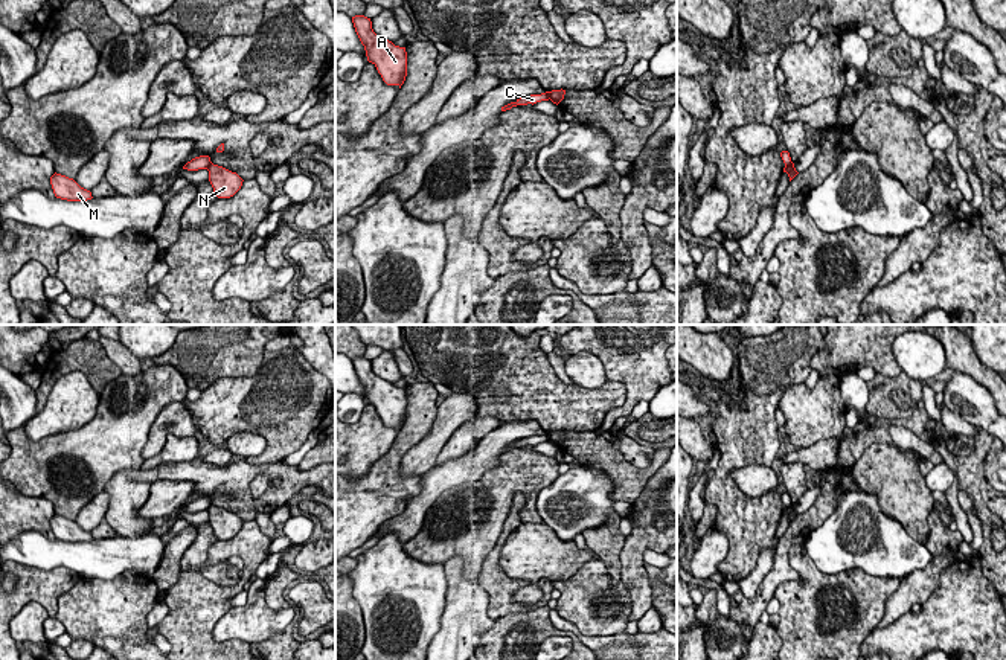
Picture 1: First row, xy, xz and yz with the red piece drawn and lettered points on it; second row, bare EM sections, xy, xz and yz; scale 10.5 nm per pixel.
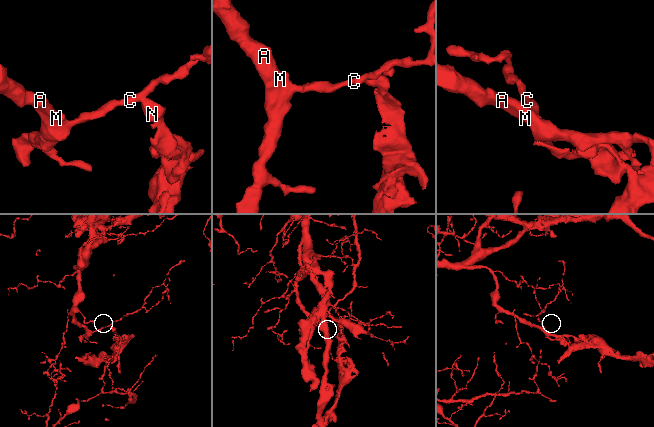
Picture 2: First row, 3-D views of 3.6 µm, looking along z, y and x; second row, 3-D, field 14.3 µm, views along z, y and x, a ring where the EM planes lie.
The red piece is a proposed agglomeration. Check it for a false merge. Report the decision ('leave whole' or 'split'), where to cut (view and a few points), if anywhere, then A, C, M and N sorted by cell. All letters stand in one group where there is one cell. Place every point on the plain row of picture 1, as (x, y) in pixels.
split | xz (549, 433), (551, 439) | A C M / N

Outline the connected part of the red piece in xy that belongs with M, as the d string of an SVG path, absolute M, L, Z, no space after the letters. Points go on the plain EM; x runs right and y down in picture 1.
M53 515L50 518L50 526L56 540L67 543L87 543L91 541L91 533L81 529L73 520L61 515Z

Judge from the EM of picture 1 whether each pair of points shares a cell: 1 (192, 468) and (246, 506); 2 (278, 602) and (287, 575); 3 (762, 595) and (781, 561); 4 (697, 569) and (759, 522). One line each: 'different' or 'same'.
1: same
2: same
3: same
4: different

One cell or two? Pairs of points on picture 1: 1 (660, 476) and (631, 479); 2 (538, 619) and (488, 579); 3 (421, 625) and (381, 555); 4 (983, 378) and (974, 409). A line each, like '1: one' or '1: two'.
1: two
2: two
3: one
4: two

